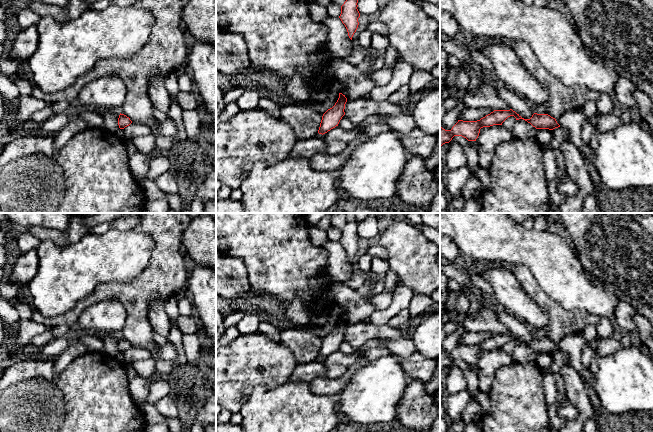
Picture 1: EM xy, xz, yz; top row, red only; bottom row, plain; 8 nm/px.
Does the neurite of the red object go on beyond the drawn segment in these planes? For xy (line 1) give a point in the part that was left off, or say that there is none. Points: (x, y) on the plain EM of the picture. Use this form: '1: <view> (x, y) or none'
1: none

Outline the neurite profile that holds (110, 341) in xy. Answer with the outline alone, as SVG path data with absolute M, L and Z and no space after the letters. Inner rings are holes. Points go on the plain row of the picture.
M107 334L104 337L102 337L104 343L103 352L105 352L111 357L115 357L119 353L118 349L119 339L120 339L119 334Z

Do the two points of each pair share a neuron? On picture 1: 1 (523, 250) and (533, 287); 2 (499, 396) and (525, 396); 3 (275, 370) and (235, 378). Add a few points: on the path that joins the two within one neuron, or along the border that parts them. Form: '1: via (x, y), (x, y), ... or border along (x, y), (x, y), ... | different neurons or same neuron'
1: border along (506, 265), (524, 265), (541, 287) | different neurons
2: via (505, 396), (519, 396) | same neuron
3: via (265, 371), (262, 374), (245, 374) | same neuron

